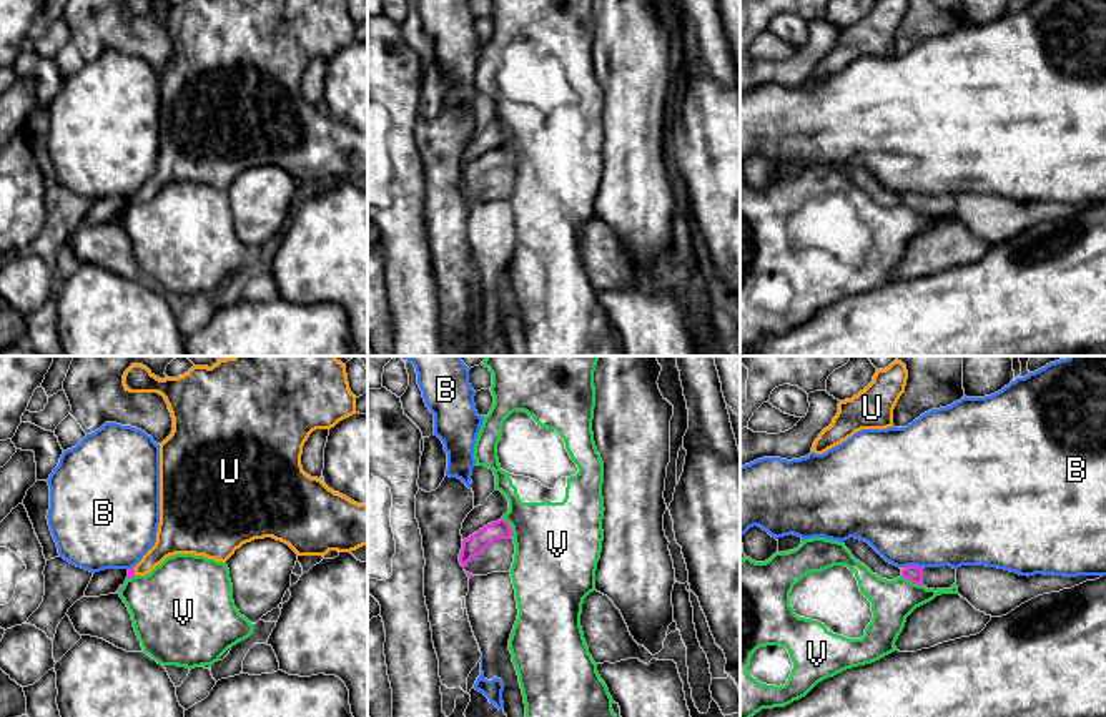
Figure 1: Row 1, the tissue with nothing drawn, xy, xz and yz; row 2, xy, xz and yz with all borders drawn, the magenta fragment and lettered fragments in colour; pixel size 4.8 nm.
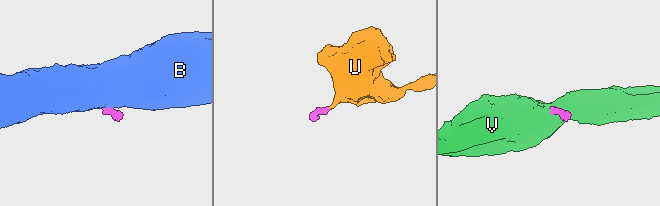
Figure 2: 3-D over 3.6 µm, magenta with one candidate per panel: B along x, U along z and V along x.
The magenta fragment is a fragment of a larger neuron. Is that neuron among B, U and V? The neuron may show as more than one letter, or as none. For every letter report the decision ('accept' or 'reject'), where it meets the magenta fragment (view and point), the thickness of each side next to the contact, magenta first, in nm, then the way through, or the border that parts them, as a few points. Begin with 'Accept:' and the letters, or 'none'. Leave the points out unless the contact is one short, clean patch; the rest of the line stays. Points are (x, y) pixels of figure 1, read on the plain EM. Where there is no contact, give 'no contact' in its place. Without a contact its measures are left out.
Accept: U
B: reject; contact yz (915, 193); calibres 80 and 500 nm; border yz (905, 193), (923, 195)
U: accept; contact xy (133, 198); calibres 30 and 160 nm; way xy (130, 198), (133, 198), (143, 195), (173, 165)
V: reject; contact yz (912, 208); calibres 80 and 200 nm; border yz (902, 202), (922, 212)

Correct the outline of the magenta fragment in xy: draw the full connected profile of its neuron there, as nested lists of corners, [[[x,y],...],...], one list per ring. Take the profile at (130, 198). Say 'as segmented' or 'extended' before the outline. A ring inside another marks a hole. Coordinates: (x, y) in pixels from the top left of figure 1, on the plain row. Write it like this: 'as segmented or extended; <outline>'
extended; [[[125,0],[130,20],[158,20],[173,45],[171,62],[160,72],[160,151],[155,173],[128,205],[146,203],[166,185],[195,181],[226,190],[236,176],[254,166],[273,165],[298,183],[351,180],[368,173],[368,131],[334,120],[303,98],[301,82],[309,62],[331,57],[356,42],[356,23],[346,0],[185,0],[160,7],[151,0]]]

